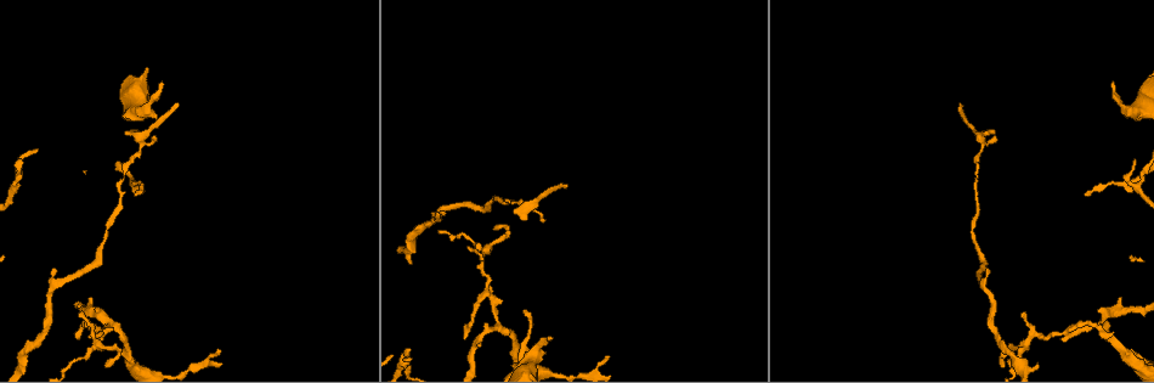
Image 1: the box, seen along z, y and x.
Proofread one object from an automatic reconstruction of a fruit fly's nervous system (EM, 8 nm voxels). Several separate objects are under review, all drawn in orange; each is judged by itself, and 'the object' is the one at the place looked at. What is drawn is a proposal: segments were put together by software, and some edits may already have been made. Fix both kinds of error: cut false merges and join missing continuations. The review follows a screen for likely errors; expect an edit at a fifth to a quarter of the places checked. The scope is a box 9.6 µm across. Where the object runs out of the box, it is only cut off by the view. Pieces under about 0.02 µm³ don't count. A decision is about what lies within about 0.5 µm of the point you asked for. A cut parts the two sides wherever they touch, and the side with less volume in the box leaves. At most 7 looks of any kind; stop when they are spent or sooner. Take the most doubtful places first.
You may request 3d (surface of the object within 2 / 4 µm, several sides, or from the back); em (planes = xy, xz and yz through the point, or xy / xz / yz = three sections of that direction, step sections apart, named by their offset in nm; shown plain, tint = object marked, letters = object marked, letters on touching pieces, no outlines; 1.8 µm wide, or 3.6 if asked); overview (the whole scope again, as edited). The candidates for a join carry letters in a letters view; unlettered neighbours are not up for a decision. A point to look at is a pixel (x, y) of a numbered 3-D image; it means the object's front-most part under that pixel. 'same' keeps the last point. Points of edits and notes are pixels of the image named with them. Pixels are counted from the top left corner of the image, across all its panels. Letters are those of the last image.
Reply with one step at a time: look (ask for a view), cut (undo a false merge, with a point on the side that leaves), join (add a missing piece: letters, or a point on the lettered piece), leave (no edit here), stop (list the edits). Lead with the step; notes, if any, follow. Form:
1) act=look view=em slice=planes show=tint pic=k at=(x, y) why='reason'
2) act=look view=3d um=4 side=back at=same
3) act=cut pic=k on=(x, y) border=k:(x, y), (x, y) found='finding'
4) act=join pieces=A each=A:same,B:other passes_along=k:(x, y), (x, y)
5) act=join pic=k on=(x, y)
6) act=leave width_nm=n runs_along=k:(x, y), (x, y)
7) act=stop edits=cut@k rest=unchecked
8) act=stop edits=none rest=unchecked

act=look view=em slice=xz step=8 show=tint pic=1 at=(161, 83) why='free end'

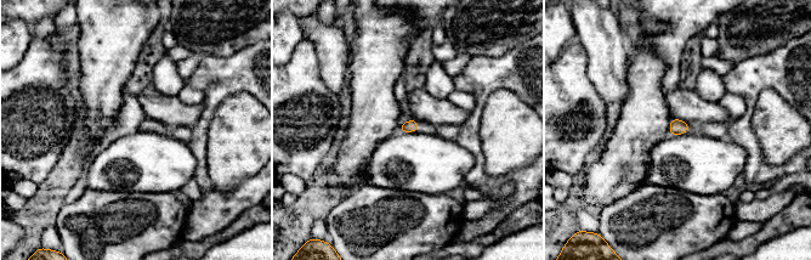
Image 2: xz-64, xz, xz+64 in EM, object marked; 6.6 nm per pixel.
act=look view=em slice=planes show=letters at=same why='another direction'

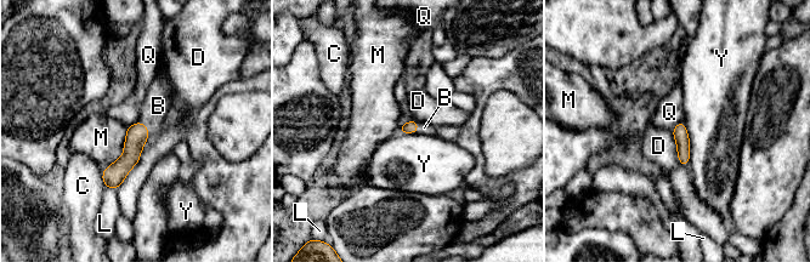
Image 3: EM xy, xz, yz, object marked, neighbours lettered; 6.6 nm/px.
act=join pic=3 on=(158, 106) each=B:same,C:other,D:other,L:other,M:other,Q:other,Y:other passes_along=3:(136, 136), (148, 131), (158, 106) found='it goes on there'

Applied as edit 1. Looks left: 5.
act=look view=3d um=2 pic=1 at=(608, 356) why='free end'

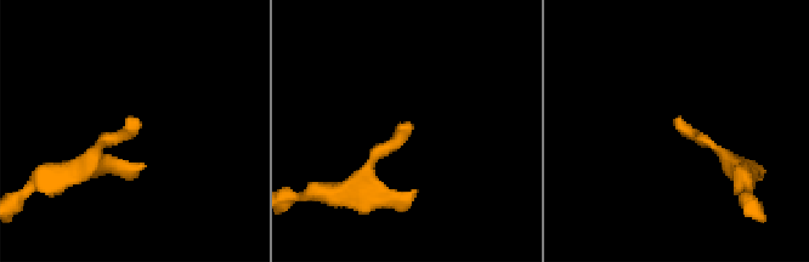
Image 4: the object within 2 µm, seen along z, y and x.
act=look view=em slice=planes show=letters pic=4 at=(402, 128)

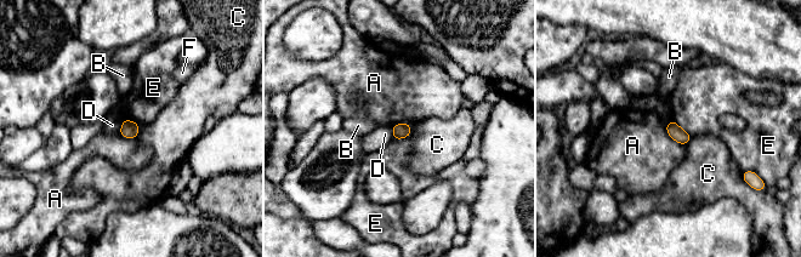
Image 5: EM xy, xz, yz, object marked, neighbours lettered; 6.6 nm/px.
act=leave width_nm=90 each=A:other,B:other,C:other,D:other,E:other,F:other border=5:(665, 125), (665, 131), (683, 146) found='no lettered piece goes on from it'

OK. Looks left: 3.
act=stop edits=join@3 rest=unchecked

